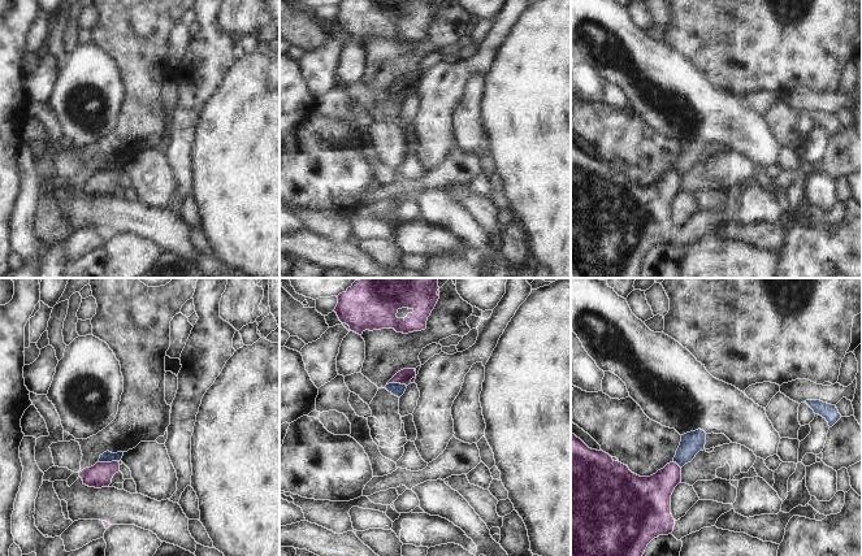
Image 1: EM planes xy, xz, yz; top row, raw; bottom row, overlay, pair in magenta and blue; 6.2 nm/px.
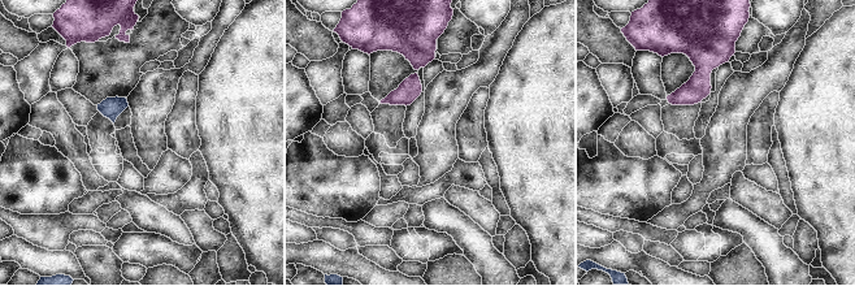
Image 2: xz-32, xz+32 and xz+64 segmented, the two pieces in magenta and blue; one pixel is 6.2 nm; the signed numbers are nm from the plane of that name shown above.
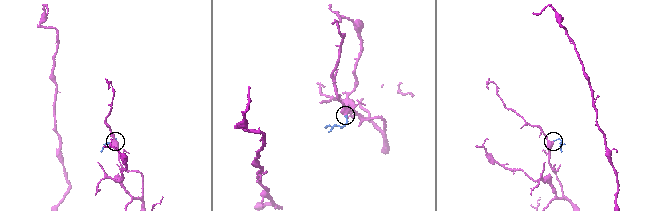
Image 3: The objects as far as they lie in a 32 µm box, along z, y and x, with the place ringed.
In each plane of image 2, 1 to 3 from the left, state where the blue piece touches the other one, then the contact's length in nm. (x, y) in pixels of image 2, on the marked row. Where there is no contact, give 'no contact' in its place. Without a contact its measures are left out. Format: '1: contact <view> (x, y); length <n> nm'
1: no contact
2: no contact
3: no contact

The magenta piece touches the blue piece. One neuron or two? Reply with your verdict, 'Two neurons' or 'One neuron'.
Two neurons

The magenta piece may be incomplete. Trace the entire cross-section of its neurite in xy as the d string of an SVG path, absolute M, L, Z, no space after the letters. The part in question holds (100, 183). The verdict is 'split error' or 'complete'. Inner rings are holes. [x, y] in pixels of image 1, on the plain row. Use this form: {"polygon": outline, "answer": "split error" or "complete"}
{"polygon": "M96 171L91 177L86 177L79 181L79 186L83 190L83 194L88 196L101 197L109 196L112 187L116 182L120 181L120 171Z", "answer": "complete"}

